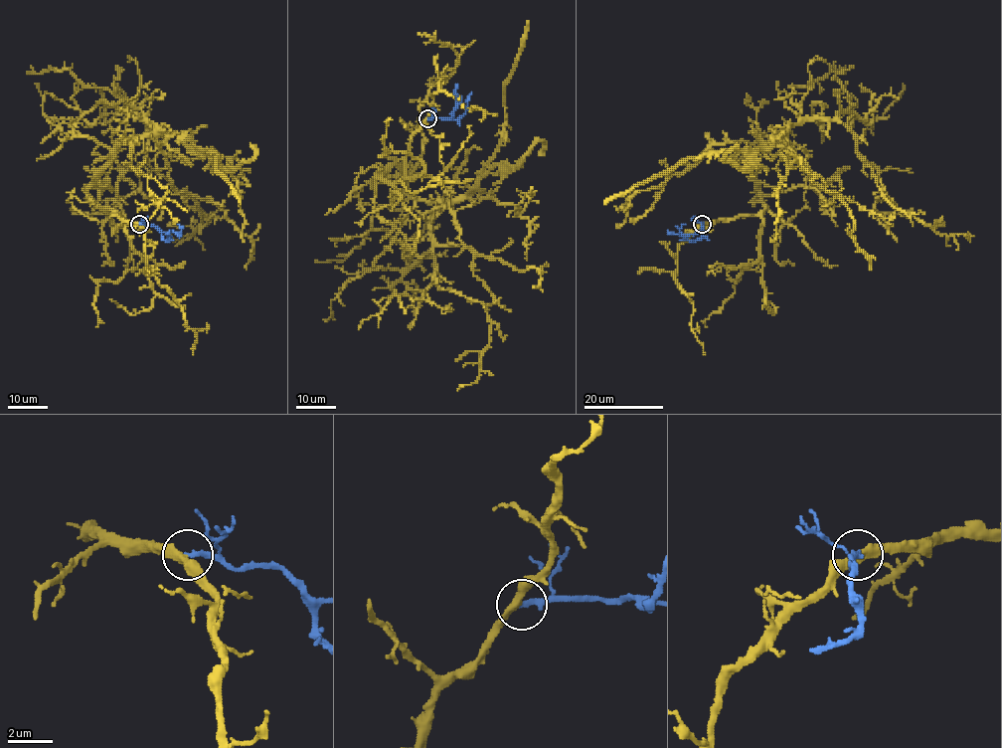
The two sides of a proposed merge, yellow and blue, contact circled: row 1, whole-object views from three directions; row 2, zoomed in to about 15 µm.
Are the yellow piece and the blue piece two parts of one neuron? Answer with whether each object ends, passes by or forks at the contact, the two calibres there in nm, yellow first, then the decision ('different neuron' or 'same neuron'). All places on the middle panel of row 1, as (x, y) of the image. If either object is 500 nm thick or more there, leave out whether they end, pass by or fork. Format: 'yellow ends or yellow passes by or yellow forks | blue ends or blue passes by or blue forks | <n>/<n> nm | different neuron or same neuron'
yellow passes by | blue ends | 360/260 nm | same neuron

